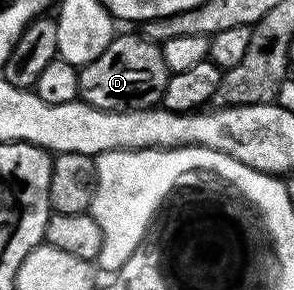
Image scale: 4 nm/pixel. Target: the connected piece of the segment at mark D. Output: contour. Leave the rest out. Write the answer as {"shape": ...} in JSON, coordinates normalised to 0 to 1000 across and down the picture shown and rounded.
{"shape":[[[398,114],[347,193],[269,231],[269,348],[337,379],[483,379],[527,369],[554,341],[578,266],[554,169],[463,117]]]}

